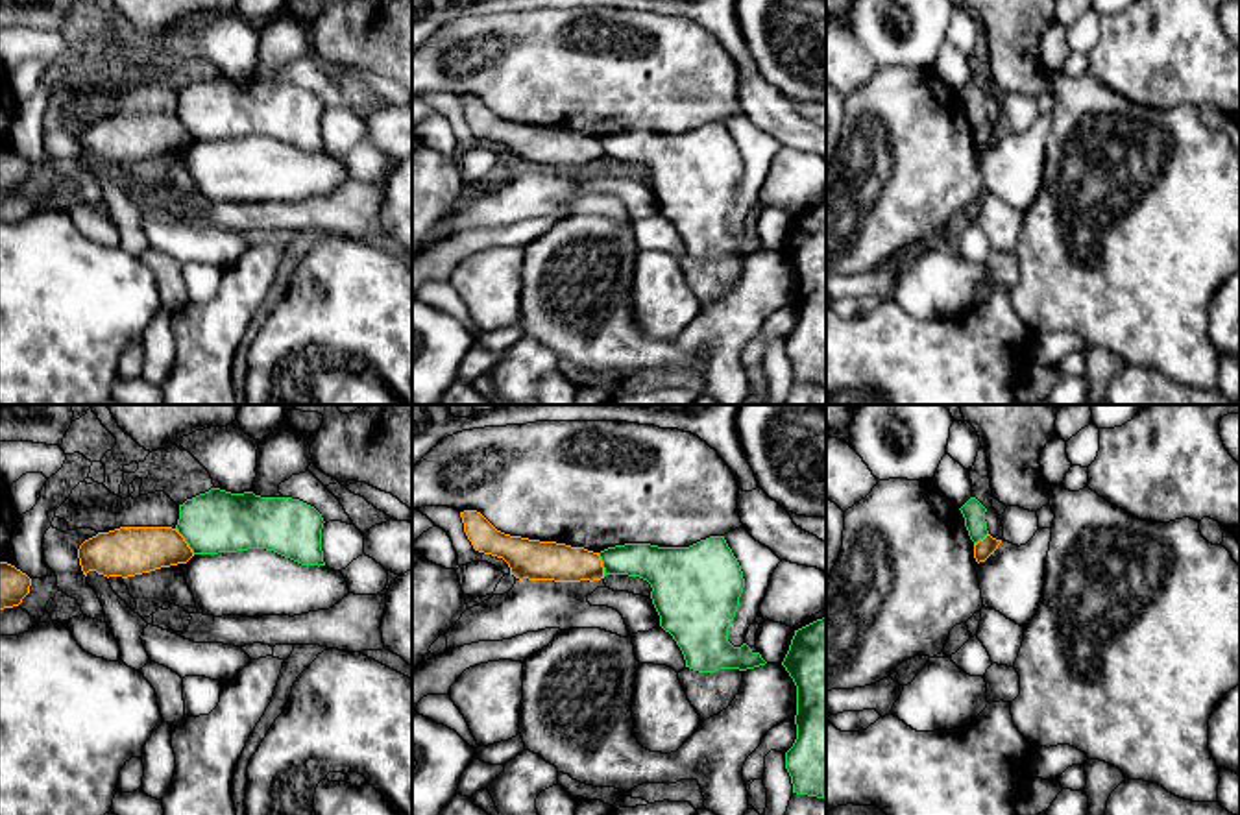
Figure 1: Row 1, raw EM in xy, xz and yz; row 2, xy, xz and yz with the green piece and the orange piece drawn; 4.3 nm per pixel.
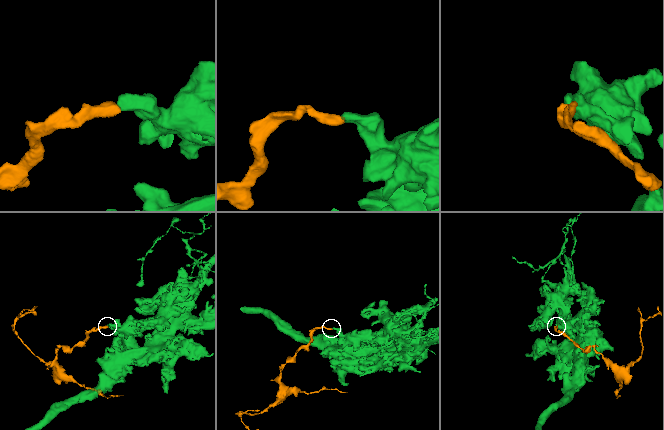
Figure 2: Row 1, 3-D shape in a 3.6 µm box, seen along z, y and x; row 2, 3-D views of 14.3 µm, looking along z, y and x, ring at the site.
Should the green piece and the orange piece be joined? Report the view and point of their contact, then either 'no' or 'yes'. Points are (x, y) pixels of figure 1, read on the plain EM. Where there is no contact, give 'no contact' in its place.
contact xy (185, 126); no

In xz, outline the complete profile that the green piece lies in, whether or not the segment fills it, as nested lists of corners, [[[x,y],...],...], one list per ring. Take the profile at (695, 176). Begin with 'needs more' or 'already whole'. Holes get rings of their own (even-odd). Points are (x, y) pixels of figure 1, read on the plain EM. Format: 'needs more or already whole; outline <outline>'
already whole; outline [[[710,122],[689,133],[625,129],[599,142],[604,163],[628,161],[650,170],[660,213],[680,233],[686,253],[715,259],[767,249],[747,229],[734,233],[728,227],[745,164],[724,122]]]

